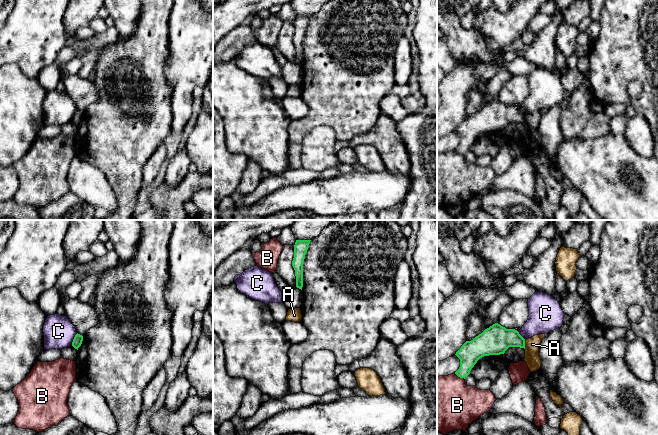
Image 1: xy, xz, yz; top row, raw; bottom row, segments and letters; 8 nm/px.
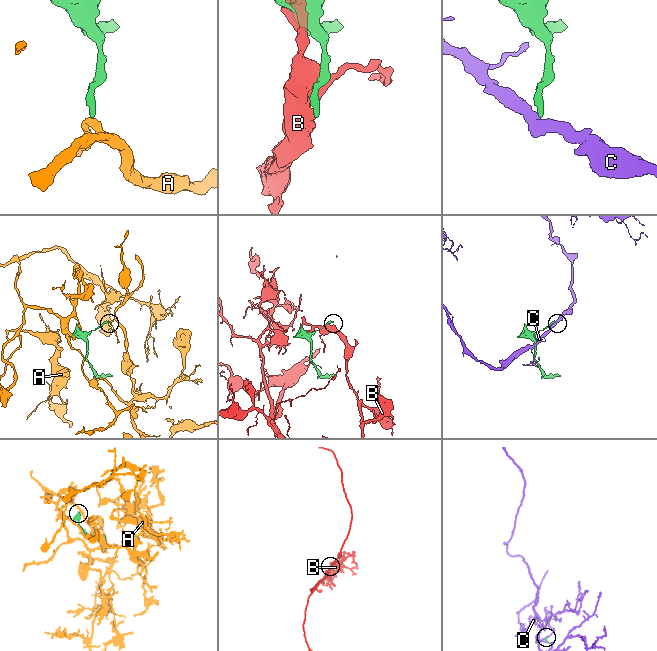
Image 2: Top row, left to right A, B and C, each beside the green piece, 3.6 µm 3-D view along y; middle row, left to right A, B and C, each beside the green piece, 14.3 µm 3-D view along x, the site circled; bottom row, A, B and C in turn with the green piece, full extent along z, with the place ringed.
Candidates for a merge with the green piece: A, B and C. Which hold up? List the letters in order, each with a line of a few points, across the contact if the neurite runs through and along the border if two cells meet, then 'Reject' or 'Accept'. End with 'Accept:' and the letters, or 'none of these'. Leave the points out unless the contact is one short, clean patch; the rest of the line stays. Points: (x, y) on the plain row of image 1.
A: Line: yz (524, 116), (525, 124). Reject
B: Reject
C: Line: xy (77, 109), (71, 120). Reject
Accept: none of these

